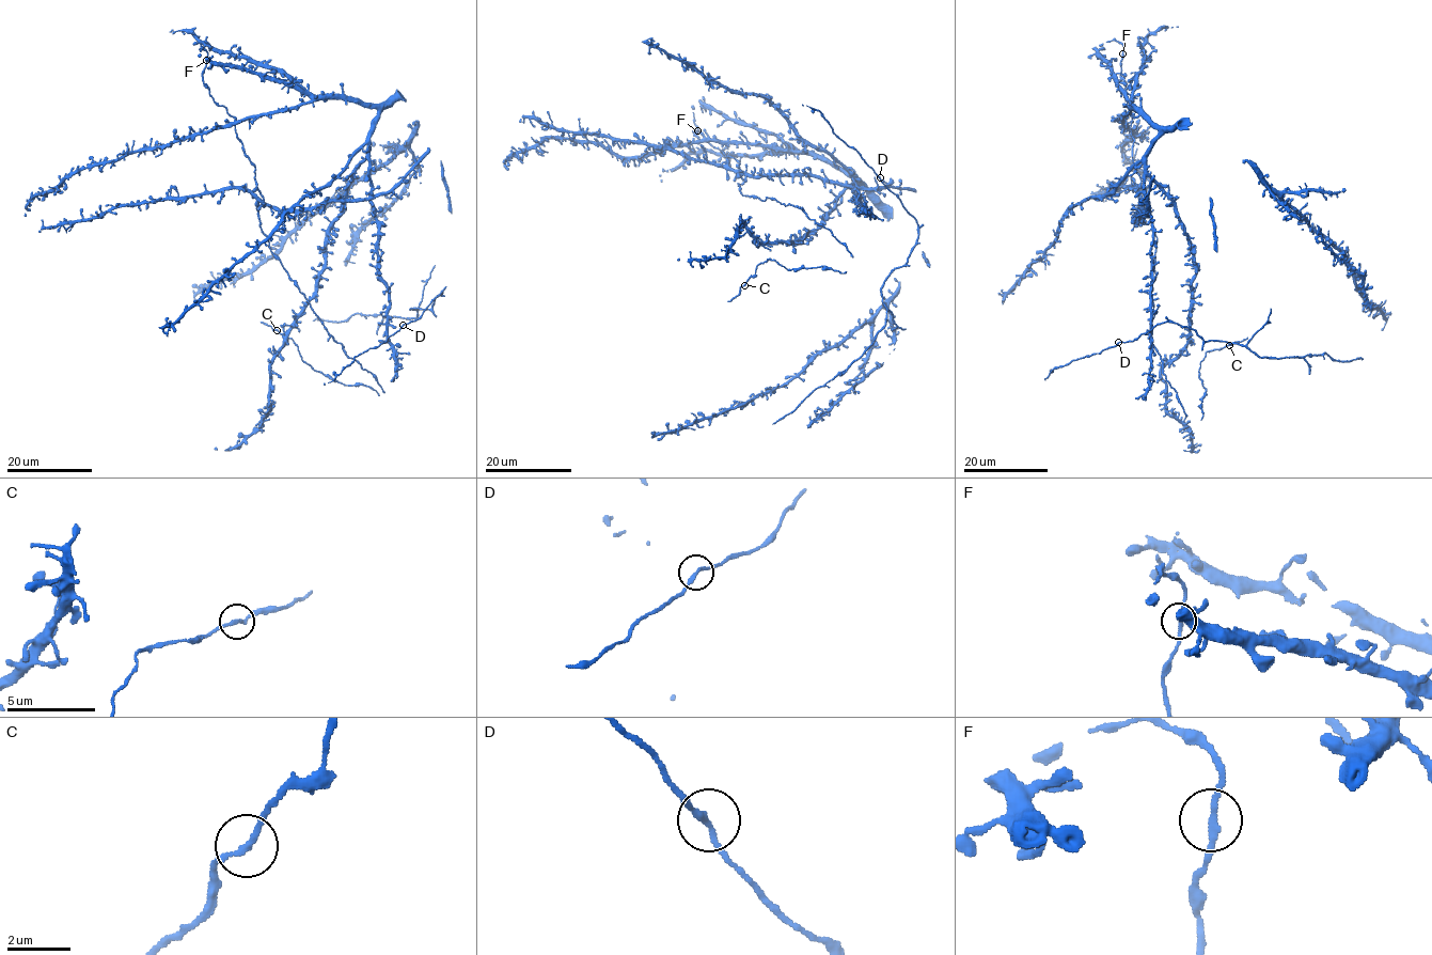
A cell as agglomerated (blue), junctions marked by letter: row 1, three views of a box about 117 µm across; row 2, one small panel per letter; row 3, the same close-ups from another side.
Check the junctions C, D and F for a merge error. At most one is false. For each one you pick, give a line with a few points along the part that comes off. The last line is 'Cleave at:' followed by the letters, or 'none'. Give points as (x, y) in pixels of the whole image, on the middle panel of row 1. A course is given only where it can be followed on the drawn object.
Cleave at: none

